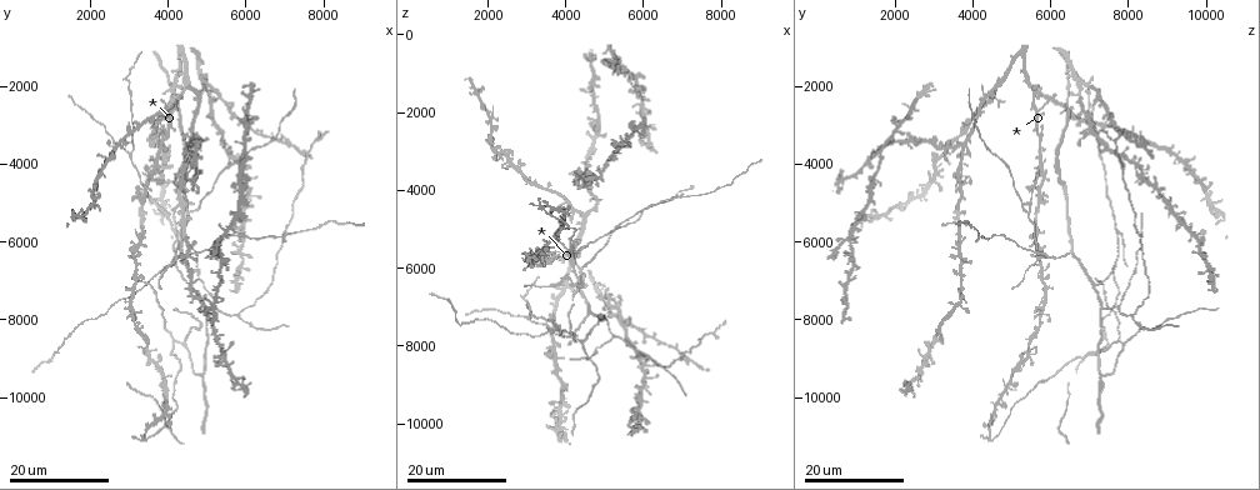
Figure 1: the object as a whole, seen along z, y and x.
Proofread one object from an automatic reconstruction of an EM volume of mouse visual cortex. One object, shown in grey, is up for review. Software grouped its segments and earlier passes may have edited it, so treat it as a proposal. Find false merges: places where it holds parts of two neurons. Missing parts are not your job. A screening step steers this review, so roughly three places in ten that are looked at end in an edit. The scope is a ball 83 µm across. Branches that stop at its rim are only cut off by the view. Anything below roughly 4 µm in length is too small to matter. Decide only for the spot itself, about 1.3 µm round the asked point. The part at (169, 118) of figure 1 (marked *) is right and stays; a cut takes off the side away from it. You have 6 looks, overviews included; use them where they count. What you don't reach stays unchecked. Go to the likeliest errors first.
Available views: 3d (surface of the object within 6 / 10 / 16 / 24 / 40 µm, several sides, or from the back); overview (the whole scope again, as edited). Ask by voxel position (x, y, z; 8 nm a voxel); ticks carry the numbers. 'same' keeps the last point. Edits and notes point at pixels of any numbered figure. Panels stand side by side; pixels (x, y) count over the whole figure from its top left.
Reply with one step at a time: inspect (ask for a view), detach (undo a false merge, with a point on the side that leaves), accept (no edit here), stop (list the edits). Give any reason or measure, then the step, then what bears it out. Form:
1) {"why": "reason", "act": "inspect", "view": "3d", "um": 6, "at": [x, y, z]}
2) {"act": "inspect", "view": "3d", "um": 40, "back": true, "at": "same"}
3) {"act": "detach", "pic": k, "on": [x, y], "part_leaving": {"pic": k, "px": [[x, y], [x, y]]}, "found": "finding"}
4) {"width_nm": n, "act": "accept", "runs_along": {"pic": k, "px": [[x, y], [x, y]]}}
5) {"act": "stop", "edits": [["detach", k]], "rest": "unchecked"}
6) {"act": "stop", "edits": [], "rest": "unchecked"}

{"why": "branch point", "act": "inspect", "view": "3d", "um": 16, "at": [4150, 6450, 5800]}

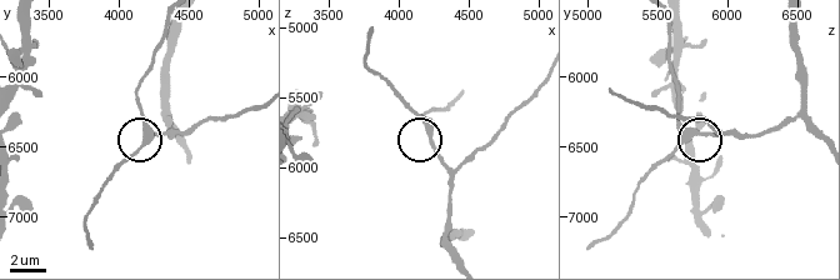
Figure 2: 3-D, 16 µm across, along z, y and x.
{"act": "inspect", "view": "3d", "um": 6, "at": [4240, 6400, 5760]}

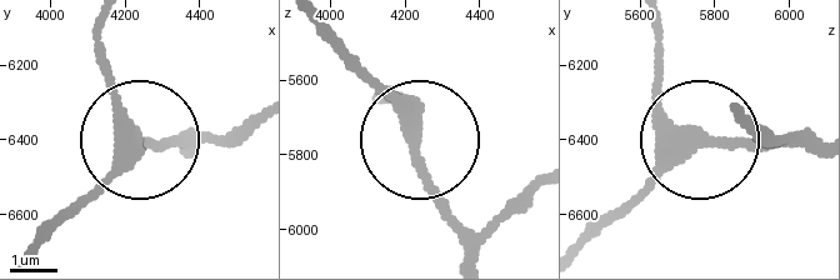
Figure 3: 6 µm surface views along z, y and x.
{"arms": 3, "act": "accept", "runs_along": {"pic": 3, "px": [[655, 28], [659, 100], [695, 131], [600, 228]]}, "found": "continuous, no second neuron"}

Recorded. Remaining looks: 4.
{"why": "three-way junction", "act": "inspect", "view": "3d", "um": 24, "at": [4200, 5800, 7750]}

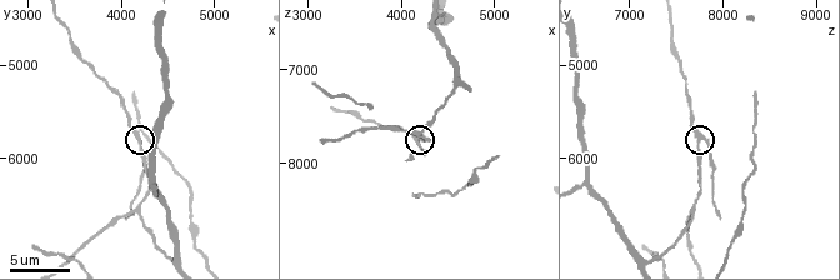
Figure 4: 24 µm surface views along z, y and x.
{"act": "inspect", "view": "3d", "um": 6, "at": [4200, 5800, 7750]}

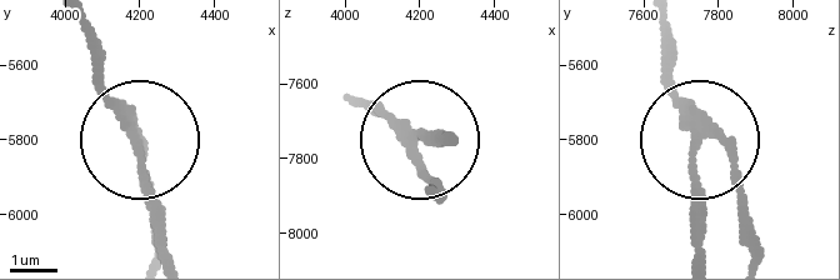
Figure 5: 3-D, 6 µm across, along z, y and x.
{"arms": 3, "act": "detach", "pic": 5, "on": [426, 174], "found": "a second neuron is stuck on"}

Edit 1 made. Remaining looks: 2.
{"act": "inspect", "view": "overview"}

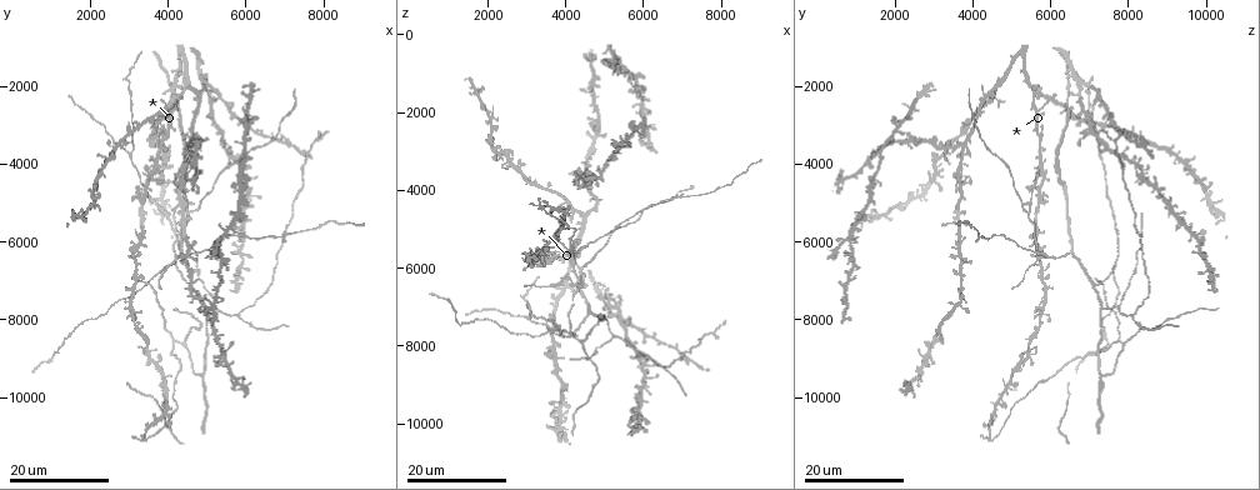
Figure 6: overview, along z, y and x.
{"why": "arms part here", "act": "inspect", "view": "3d", "um": 10, "at": [4300, 6250, 6550]}

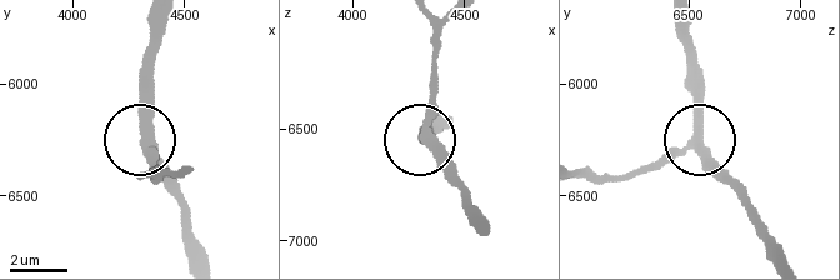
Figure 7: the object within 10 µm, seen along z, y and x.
{"width_nm": 340, "act": "accept", "runs_along": {"pic": 7, "px": [[429, 23], [435, 36], [435, 101], [424, 144], [455, 178]]}, "found": "all the same neuron"}

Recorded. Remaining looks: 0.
{"act": "stop", "edits": [["detach", 5]], "rest": "unchecked"}

